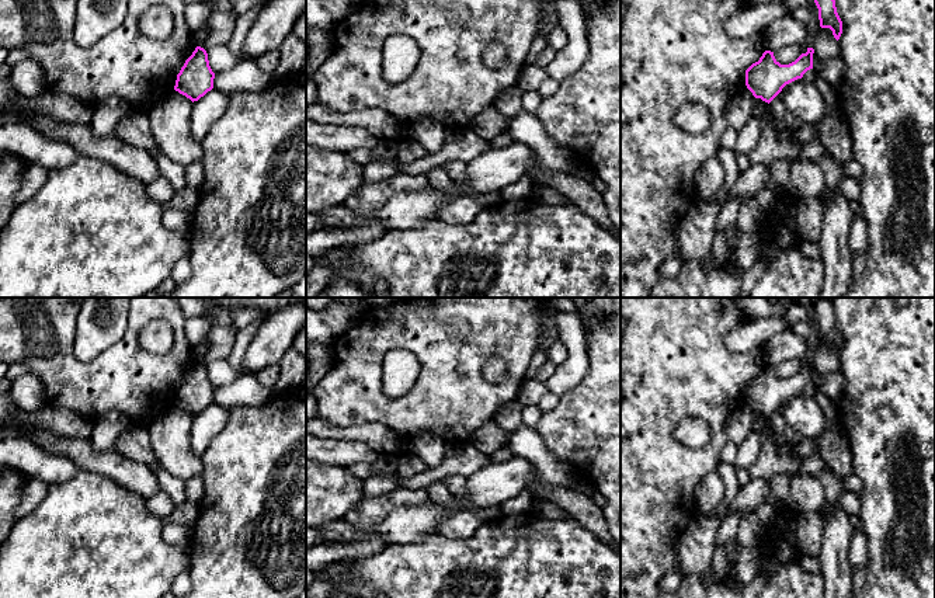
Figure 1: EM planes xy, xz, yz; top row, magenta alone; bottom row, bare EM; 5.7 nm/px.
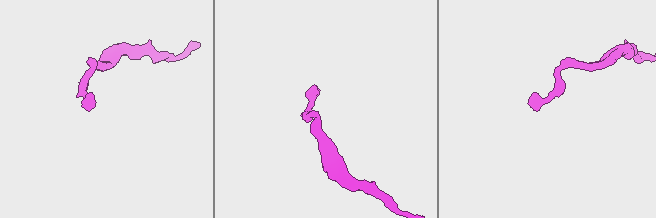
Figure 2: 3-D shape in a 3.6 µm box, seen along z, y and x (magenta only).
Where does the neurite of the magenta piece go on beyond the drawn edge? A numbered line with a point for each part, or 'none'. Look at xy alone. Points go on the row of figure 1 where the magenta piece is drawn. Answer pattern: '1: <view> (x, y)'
none

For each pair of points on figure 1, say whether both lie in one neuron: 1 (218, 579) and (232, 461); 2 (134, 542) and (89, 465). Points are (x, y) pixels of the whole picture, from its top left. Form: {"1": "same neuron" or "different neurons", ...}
{"1": "same neuron", "2": "different neurons"}

